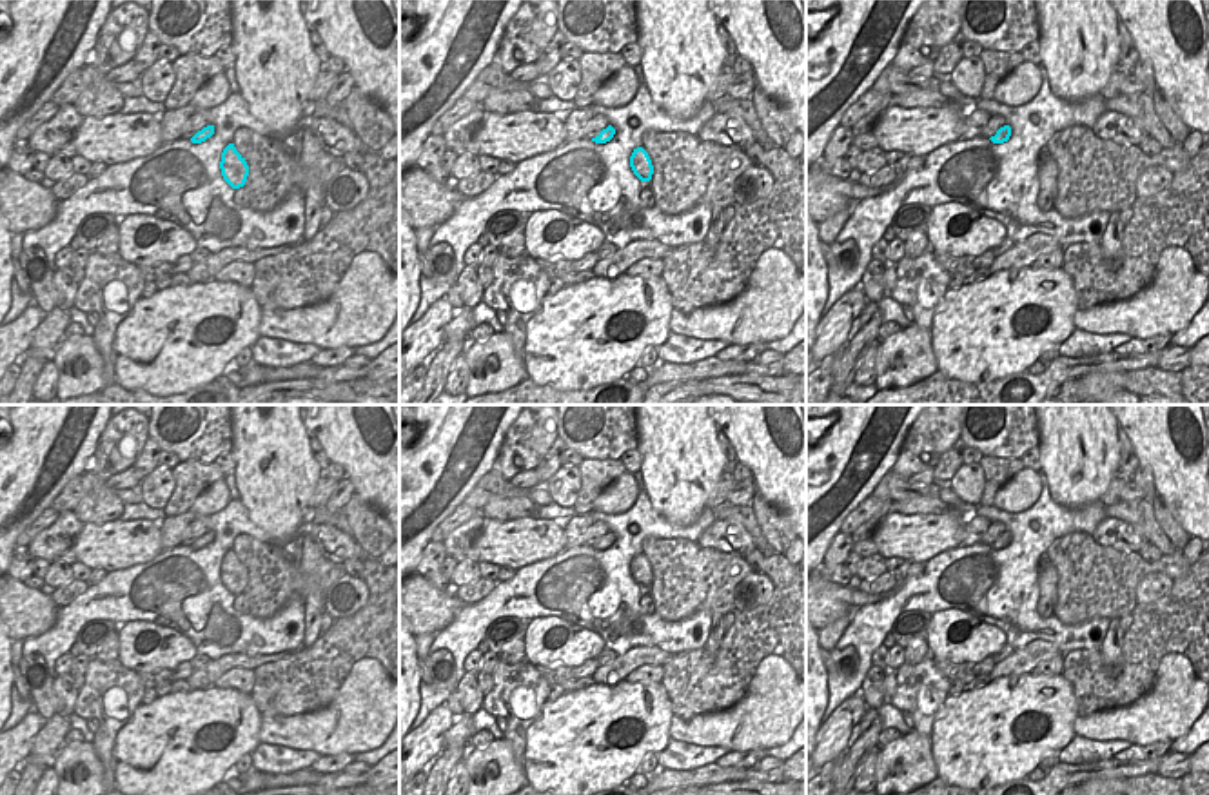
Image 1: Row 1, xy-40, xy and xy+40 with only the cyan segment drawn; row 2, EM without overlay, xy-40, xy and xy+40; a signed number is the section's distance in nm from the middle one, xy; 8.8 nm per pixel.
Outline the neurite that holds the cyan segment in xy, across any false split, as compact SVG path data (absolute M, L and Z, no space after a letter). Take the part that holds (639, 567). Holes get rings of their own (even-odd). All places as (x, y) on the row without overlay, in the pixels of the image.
M643 554L634 555L630 563L630 574L641 588L652 586L654 572L648 559Z

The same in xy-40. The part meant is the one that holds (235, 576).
M229 550L221 559L220 568L223 586L232 594L240 595L245 592L249 583L249 572L245 564L236 557L234 550Z

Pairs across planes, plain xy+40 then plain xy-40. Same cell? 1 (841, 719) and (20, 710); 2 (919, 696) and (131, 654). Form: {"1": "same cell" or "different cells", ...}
{"1": "different cells", "2": "different cells"}

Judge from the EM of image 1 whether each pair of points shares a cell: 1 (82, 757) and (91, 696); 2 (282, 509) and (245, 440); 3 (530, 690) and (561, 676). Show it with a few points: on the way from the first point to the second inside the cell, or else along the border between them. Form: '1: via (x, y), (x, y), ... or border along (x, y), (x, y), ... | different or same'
1: border along (91, 743), (104, 775) | different
2: via (275, 492), (275, 487), (258, 469), (258, 456) | same
3: border along (534, 667), (550, 685) | different

